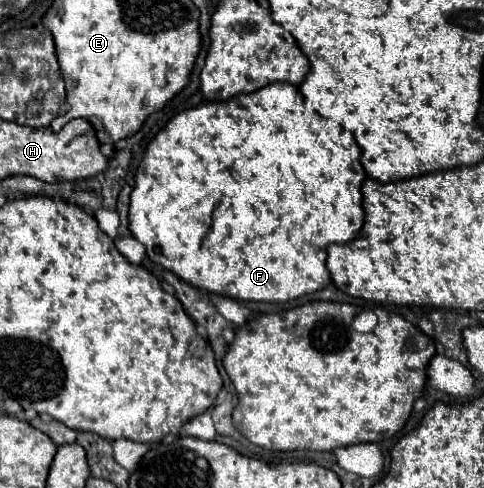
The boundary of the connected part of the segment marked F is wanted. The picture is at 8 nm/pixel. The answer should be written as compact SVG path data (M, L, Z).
M290 83L266 85L254 93L240 93L230 101L204 103L194 109L186 109L174 115L166 127L148 143L146 155L136 171L136 185L130 193L130 233L146 247L146 255L152 263L162 265L172 271L182 281L216 293L222 297L242 299L242 301L268 301L268 303L286 303L306 293L324 289L332 279L326 271L326 247L332 243L352 241L364 221L362 211L362 193L360 187L366 179L366 171L360 165L360 149L352 137L352 131L340 127L338 121L322 117L312 107L306 107L304 97L298 87Z

